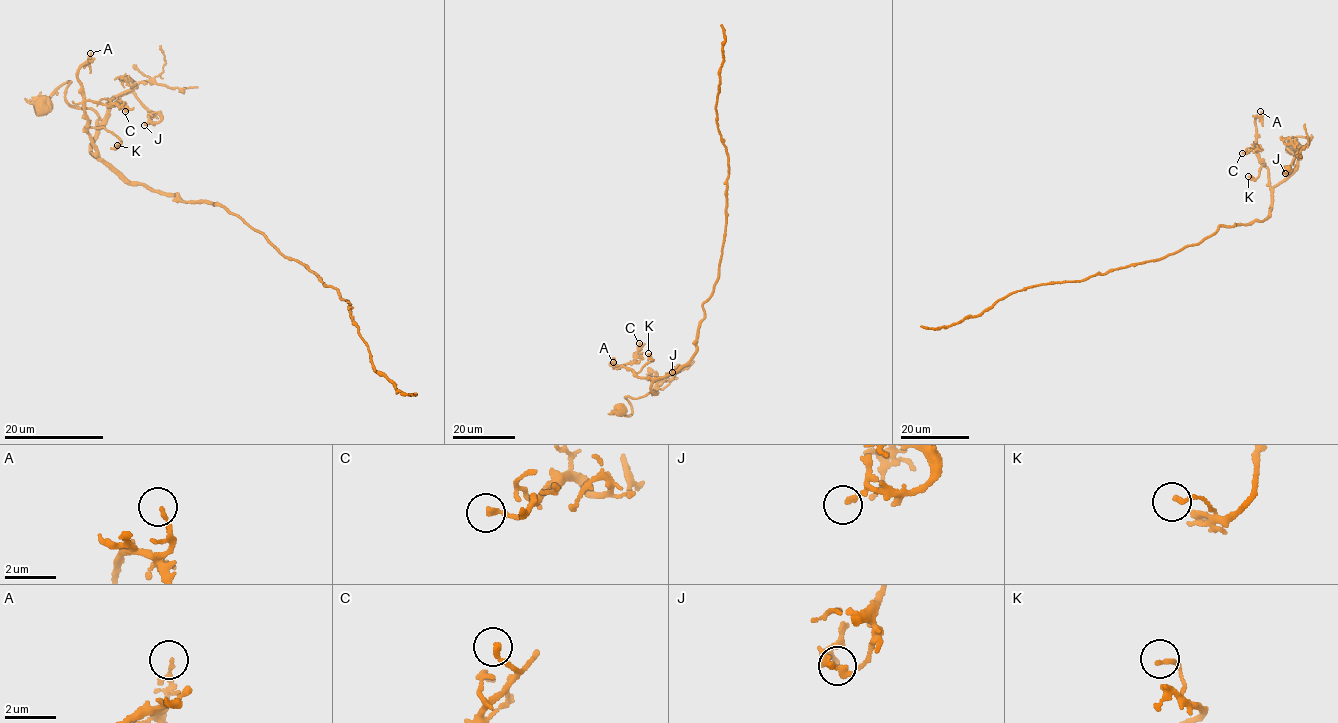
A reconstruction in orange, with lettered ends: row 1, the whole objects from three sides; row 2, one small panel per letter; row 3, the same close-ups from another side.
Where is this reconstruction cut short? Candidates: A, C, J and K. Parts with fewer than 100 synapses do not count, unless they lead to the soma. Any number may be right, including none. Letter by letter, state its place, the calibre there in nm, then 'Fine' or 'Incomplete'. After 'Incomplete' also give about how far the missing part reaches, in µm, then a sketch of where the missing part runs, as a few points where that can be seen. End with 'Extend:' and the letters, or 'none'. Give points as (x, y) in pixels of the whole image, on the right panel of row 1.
A: Place: (1260, 111). Thickness 150 nm. Fine
C: Place: (1242, 153). Thickness 220 nm. Fine
J: Place: (1285, 173). Thickness 190 nm. Fine
K: Place: (1248, 176). Thickness 150 nm. Fine
Extend: none

